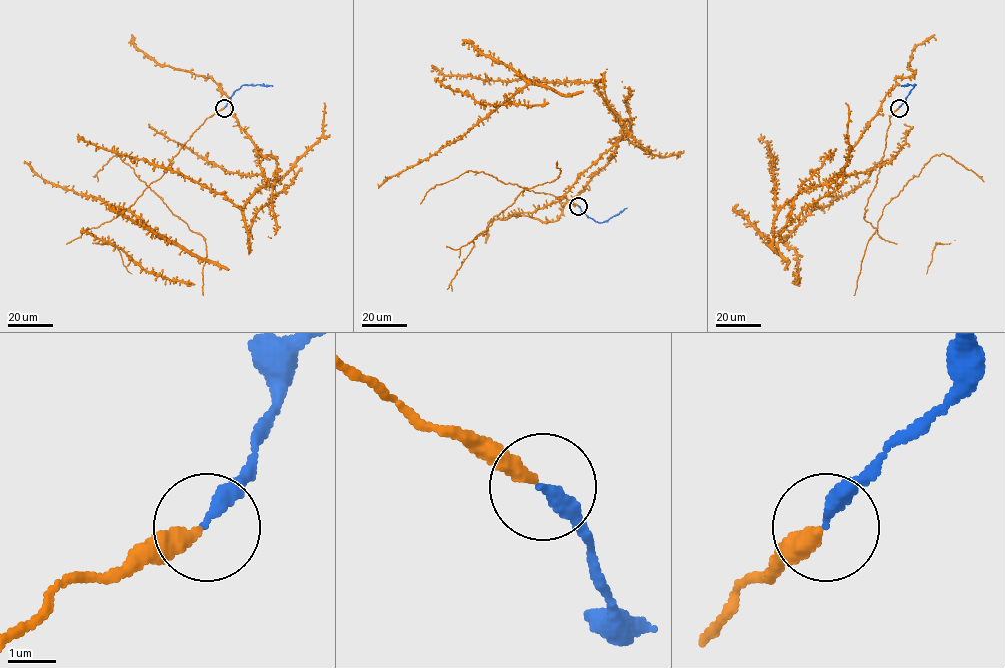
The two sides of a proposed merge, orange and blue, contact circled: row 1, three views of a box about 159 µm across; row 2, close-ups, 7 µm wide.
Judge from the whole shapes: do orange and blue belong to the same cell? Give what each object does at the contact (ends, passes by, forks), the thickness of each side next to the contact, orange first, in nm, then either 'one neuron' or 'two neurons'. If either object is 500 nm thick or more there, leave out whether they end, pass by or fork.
orange ends there; blue ends there; 320 nm thick on the orange side, 280 nm on the other; one neuron

